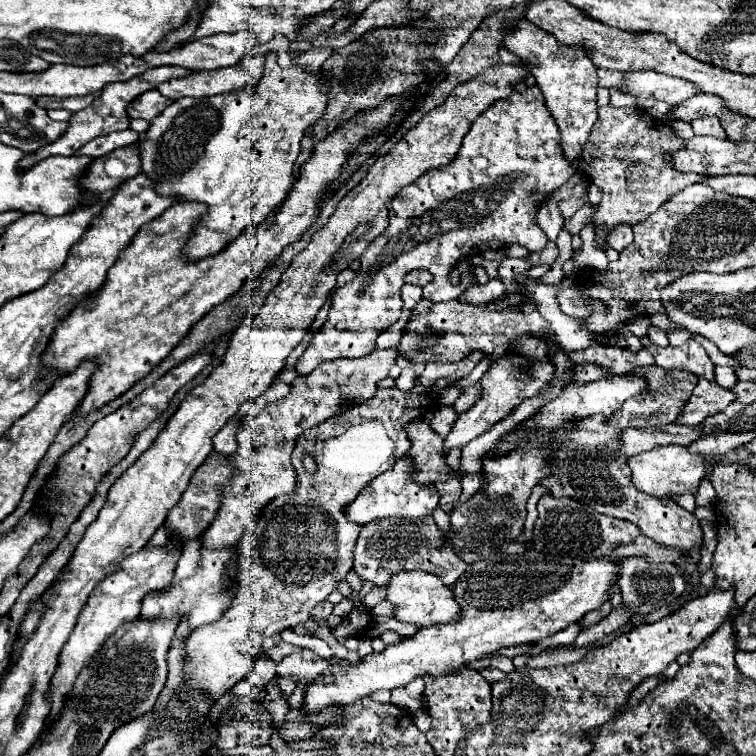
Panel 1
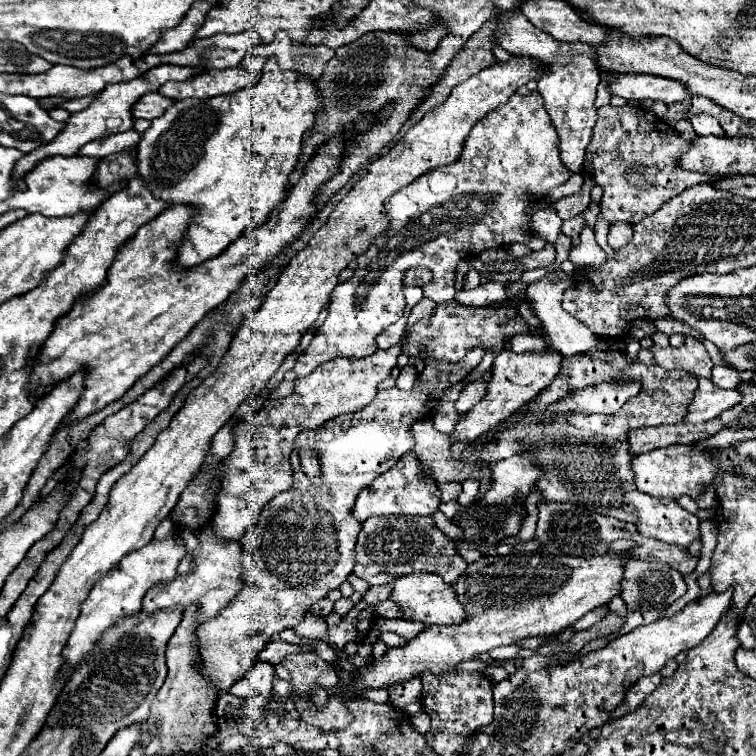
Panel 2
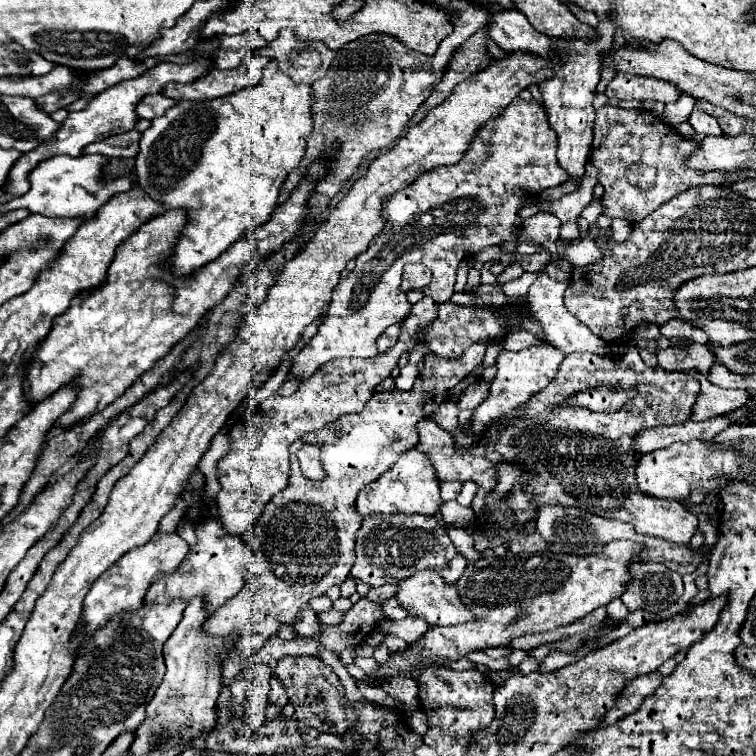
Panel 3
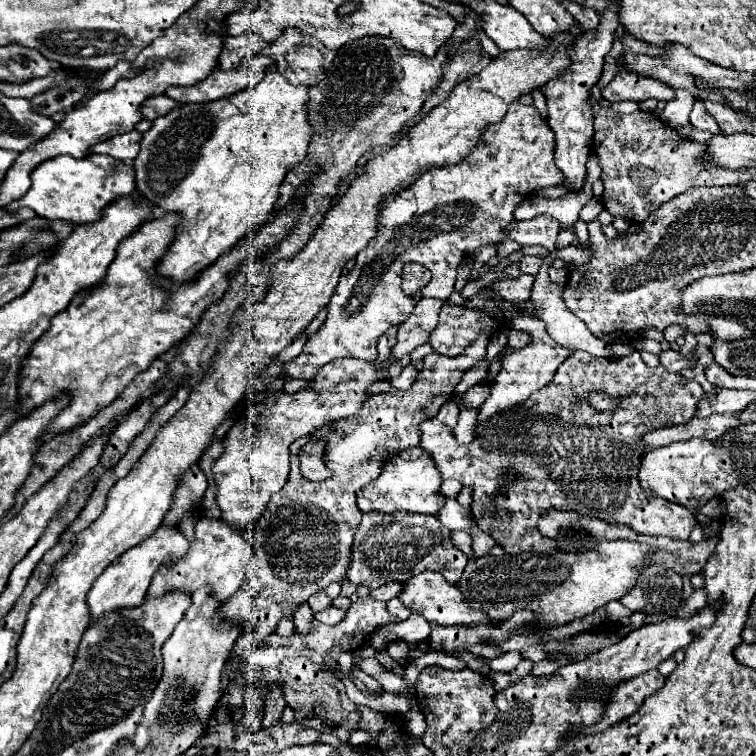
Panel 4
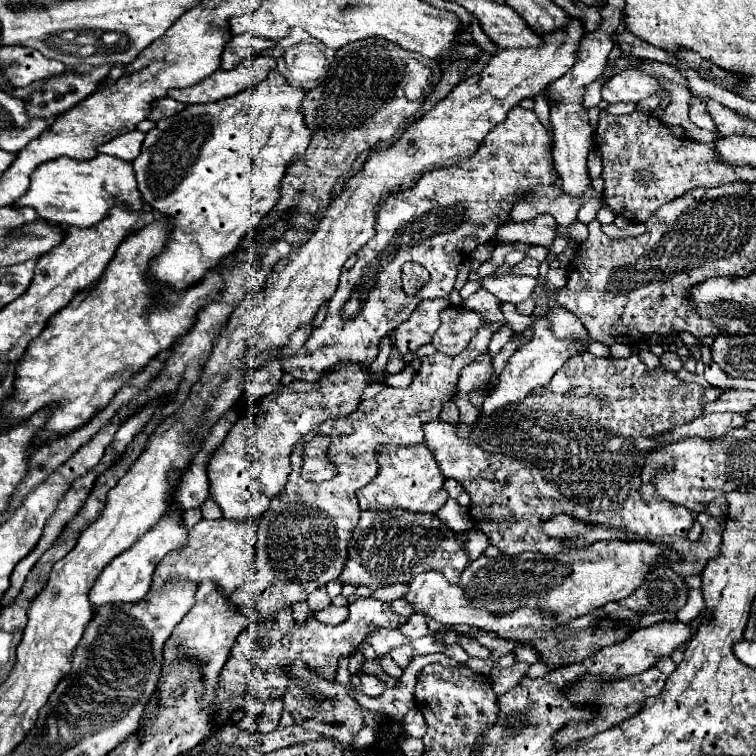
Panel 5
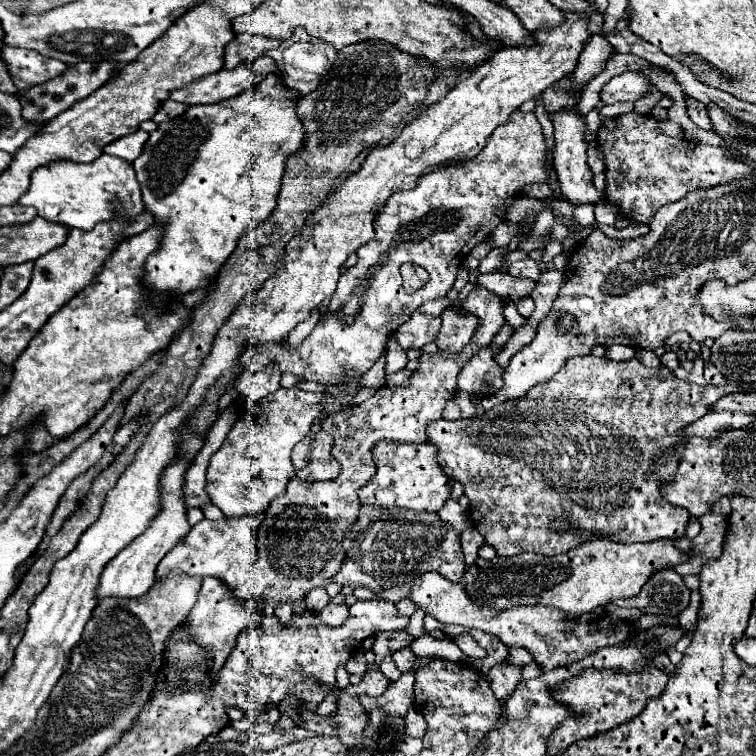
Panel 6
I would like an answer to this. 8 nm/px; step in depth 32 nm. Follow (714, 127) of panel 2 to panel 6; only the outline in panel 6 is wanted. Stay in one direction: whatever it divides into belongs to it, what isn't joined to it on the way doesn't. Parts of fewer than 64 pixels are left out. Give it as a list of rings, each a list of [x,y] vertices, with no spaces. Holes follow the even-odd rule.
[[[688,98],[688,116],[696,126],[700,126],[704,130],[712,130],[712,122],[710,122],[710,116],[706,112],[706,104],[702,104],[694,98]]]

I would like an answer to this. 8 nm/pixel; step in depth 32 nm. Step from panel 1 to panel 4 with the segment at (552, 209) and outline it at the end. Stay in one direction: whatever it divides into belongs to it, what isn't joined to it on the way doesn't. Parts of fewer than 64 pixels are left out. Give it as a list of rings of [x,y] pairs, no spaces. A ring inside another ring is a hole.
[[[538,214],[532,220],[516,222],[508,228],[508,236],[518,244],[540,244],[550,254],[556,254],[556,236],[560,232],[560,222],[548,214]]]

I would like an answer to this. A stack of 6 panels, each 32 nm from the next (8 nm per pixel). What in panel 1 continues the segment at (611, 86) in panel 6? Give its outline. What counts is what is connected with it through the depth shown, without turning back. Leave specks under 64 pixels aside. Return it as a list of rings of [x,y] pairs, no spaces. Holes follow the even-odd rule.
[[[632,72],[624,78],[624,84],[620,84],[618,90],[634,94],[636,98],[662,100],[670,106],[680,104],[698,94],[696,88],[688,84],[688,80],[680,80],[676,76],[664,76],[662,72]]]

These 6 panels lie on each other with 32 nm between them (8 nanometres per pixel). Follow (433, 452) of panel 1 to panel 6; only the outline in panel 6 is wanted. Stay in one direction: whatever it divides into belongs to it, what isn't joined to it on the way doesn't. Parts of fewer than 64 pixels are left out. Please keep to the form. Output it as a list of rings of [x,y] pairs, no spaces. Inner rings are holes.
[[[588,354],[568,360],[546,384],[534,386],[524,398],[504,402],[474,420],[436,420],[428,424],[426,436],[438,448],[442,470],[464,484],[474,528],[500,556],[522,552],[552,556],[572,548],[568,536],[548,532],[548,524],[556,518],[566,518],[584,532],[604,532],[616,542],[682,538],[690,522],[688,512],[660,496],[660,480],[668,480],[676,472],[678,462],[676,454],[666,452],[682,442],[676,436],[678,428],[698,420],[710,404],[736,390],[742,388],[684,382],[664,366],[646,368],[638,358],[616,362]],[[658,456],[666,458],[656,464],[654,458]]]

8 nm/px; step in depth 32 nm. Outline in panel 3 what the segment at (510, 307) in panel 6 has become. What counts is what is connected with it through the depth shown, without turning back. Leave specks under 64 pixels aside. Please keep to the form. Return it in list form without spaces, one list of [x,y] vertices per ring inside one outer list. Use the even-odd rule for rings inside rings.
[[[522,320],[520,324],[522,324],[524,330],[532,332],[536,338],[540,338],[542,346],[528,348],[528,350],[522,350],[522,352],[506,352],[506,350],[502,350],[498,354],[498,358],[496,358],[496,376],[490,382],[490,394],[488,394],[488,398],[478,408],[474,408],[474,412],[470,416],[470,422],[462,430],[462,432],[466,432],[472,438],[480,436],[480,432],[484,432],[484,428],[488,428],[490,424],[494,424],[502,416],[510,414],[518,406],[526,404],[536,392],[540,392],[542,388],[546,388],[554,380],[554,376],[558,372],[558,366],[564,360],[564,354],[558,348],[554,348],[552,344],[546,342],[542,326],[538,326],[538,322]]]

